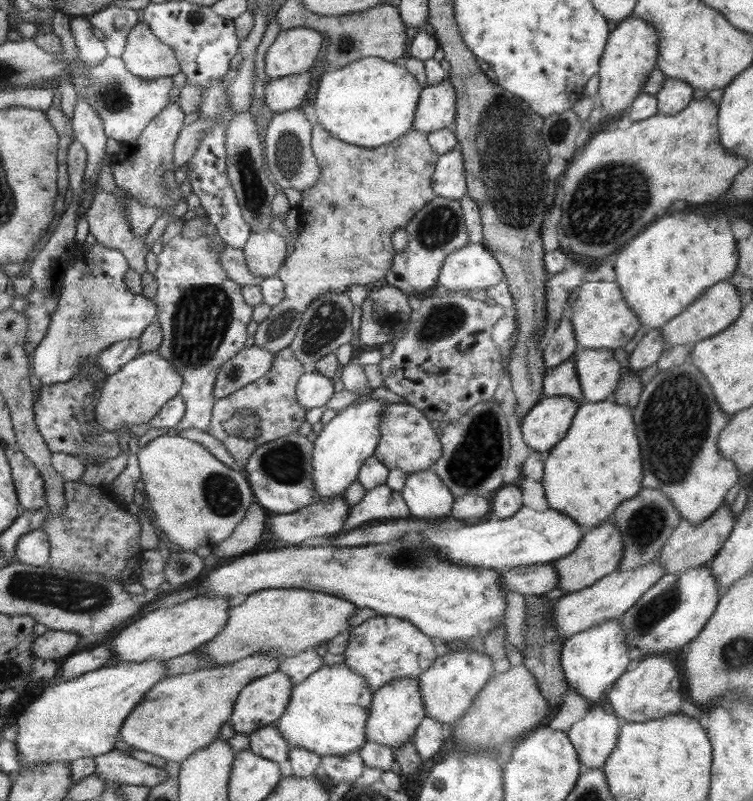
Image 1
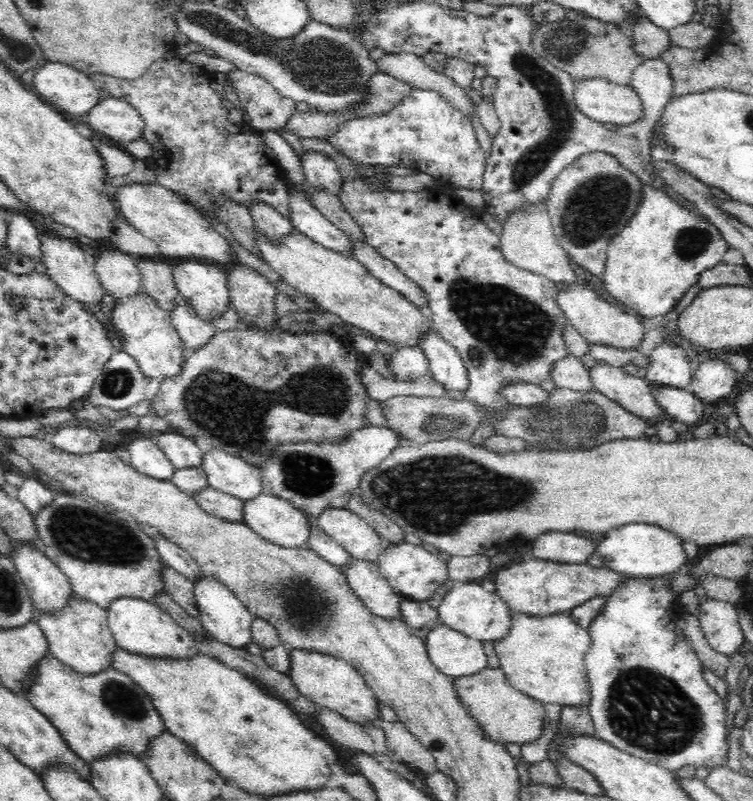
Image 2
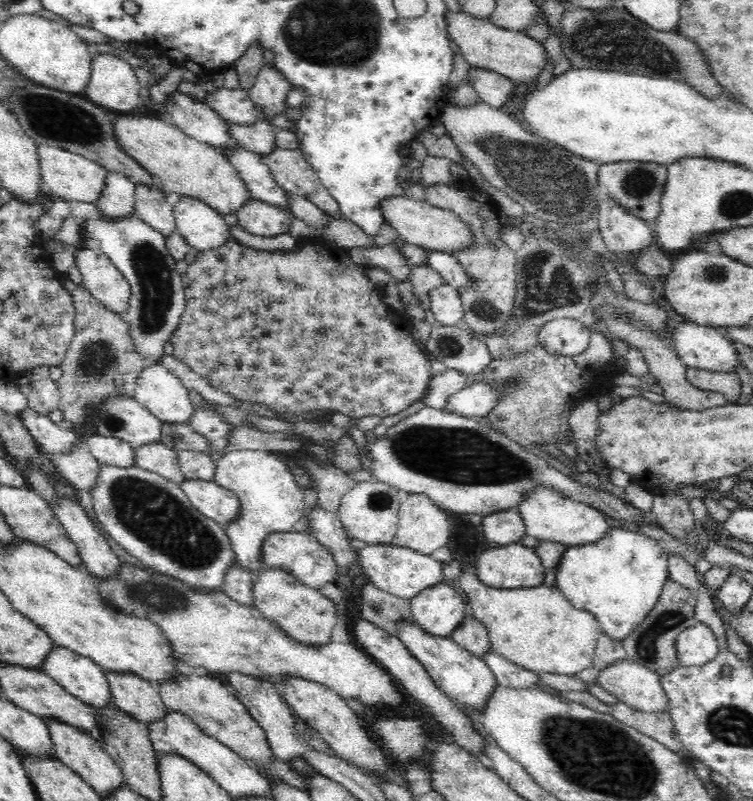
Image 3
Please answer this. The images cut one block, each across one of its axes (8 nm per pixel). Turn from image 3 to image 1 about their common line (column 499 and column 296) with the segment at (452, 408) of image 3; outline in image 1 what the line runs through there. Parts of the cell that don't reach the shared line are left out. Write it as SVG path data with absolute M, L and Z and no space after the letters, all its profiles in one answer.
M316 370L305 372L297 382L296 398L304 410L325 407L334 394L333 380Z

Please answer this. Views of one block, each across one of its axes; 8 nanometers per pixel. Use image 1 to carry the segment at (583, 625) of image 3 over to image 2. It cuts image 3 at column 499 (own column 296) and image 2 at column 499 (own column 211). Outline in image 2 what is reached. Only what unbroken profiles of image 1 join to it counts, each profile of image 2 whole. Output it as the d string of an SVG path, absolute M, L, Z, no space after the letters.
M568 612L548 614L544 617L512 613L510 633L504 639L493 641L493 646L501 669L505 672L507 680L515 690L544 704L589 706L591 691L586 672L585 657L587 652L591 650L591 642L593 641L589 630L574 622Z

